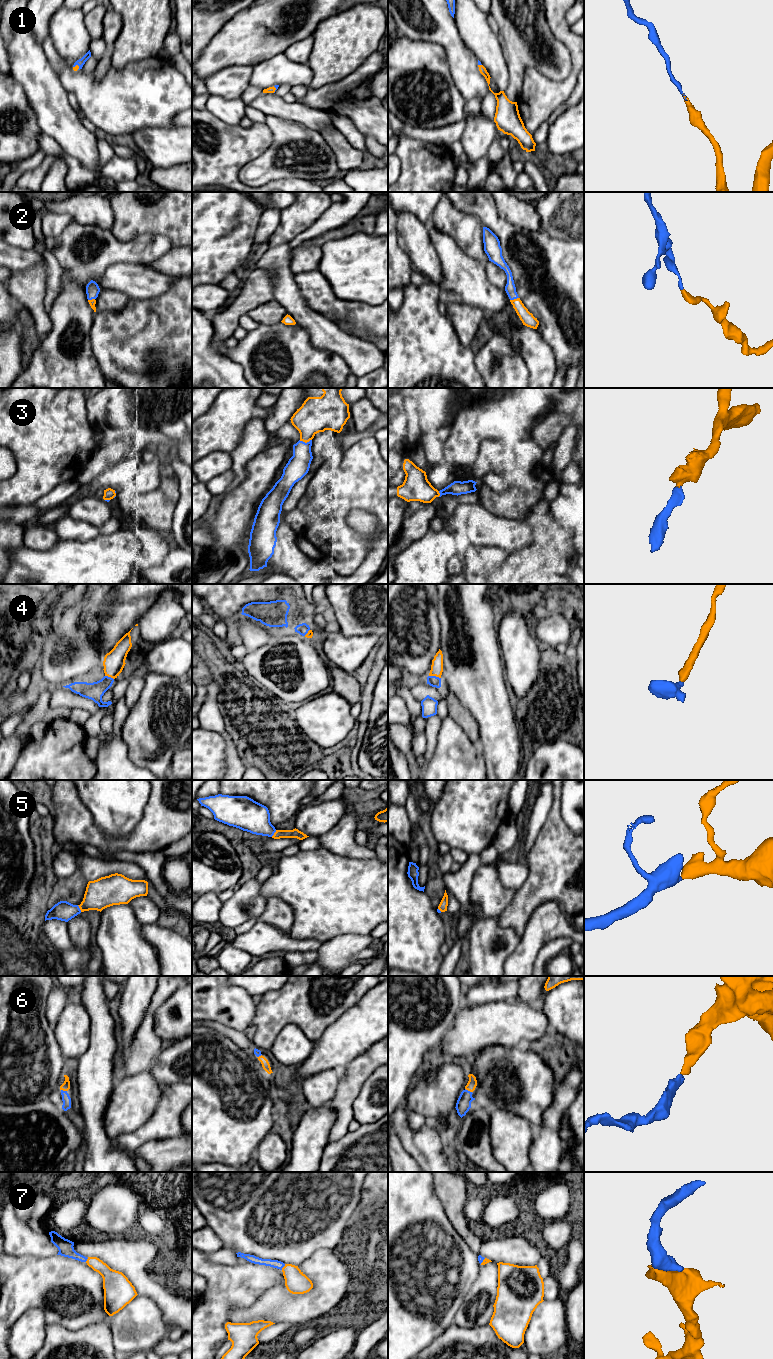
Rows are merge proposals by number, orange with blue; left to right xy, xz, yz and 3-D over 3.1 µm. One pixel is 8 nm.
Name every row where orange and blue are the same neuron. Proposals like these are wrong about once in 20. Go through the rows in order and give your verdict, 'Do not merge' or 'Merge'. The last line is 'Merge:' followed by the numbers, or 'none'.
1: Merge
2: Merge
3: Merge
4: Merge
5: Merge
6: Merge
7: Merge
Merge: 1, 2, 3, 4, 5, 6, 7

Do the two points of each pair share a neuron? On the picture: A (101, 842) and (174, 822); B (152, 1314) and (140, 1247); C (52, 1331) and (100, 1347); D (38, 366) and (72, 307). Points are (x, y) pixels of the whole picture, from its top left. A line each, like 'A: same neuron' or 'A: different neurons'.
A: same neuron
B: different neurons
C: same neuron
D: same neuron

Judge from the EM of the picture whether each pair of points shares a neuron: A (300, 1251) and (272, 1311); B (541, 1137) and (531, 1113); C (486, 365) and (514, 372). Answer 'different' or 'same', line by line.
A: different
B: different
C: same

